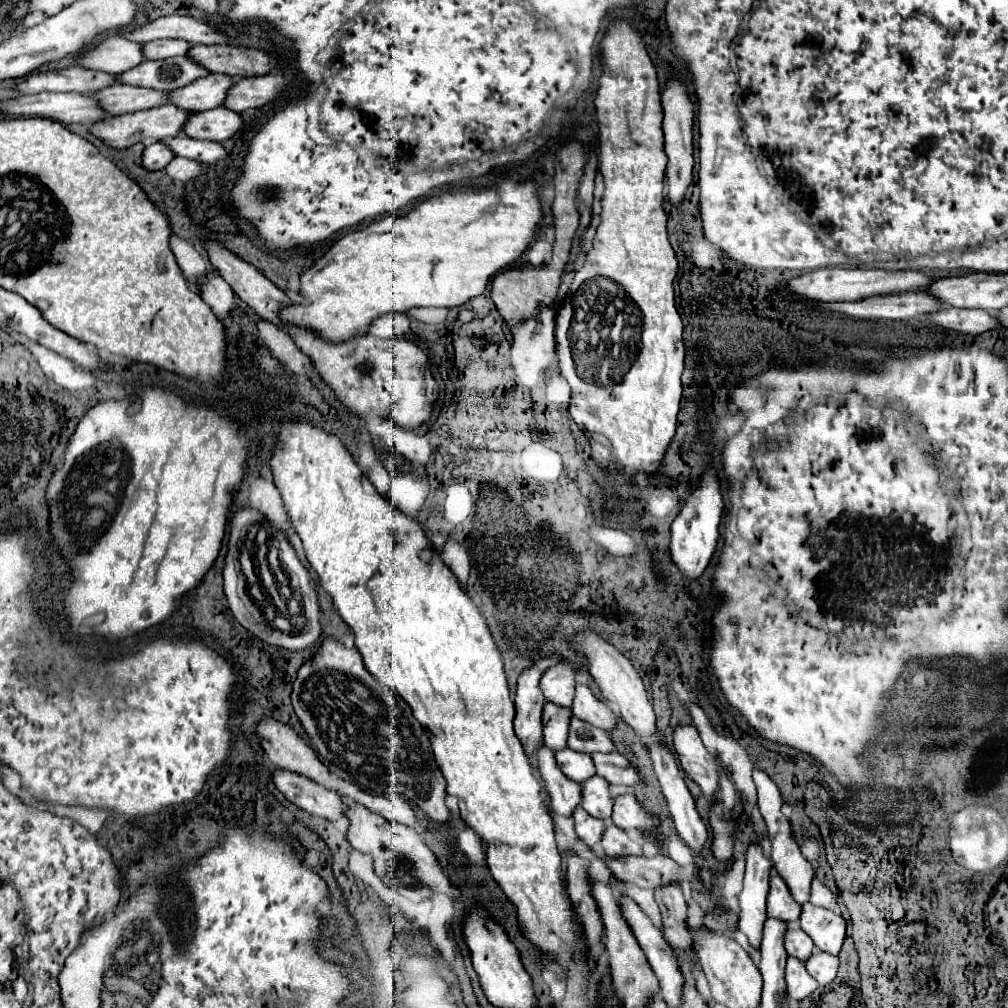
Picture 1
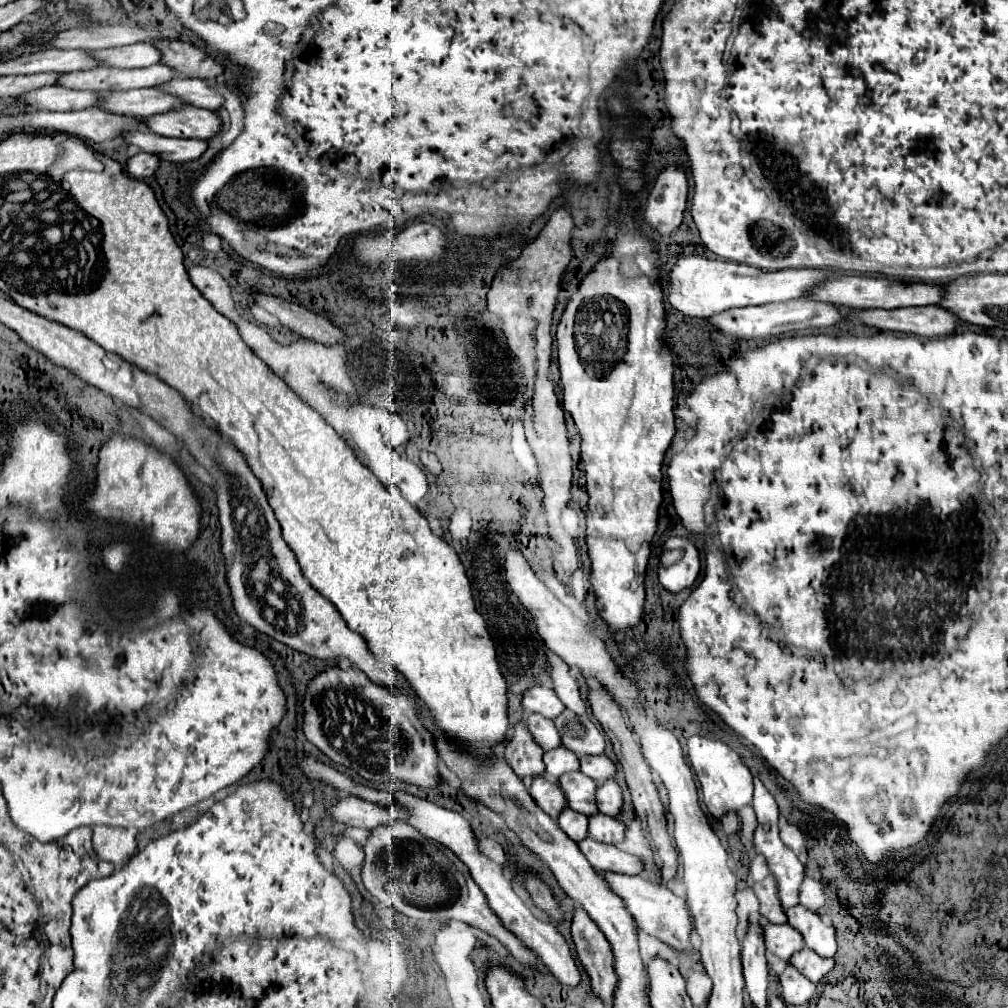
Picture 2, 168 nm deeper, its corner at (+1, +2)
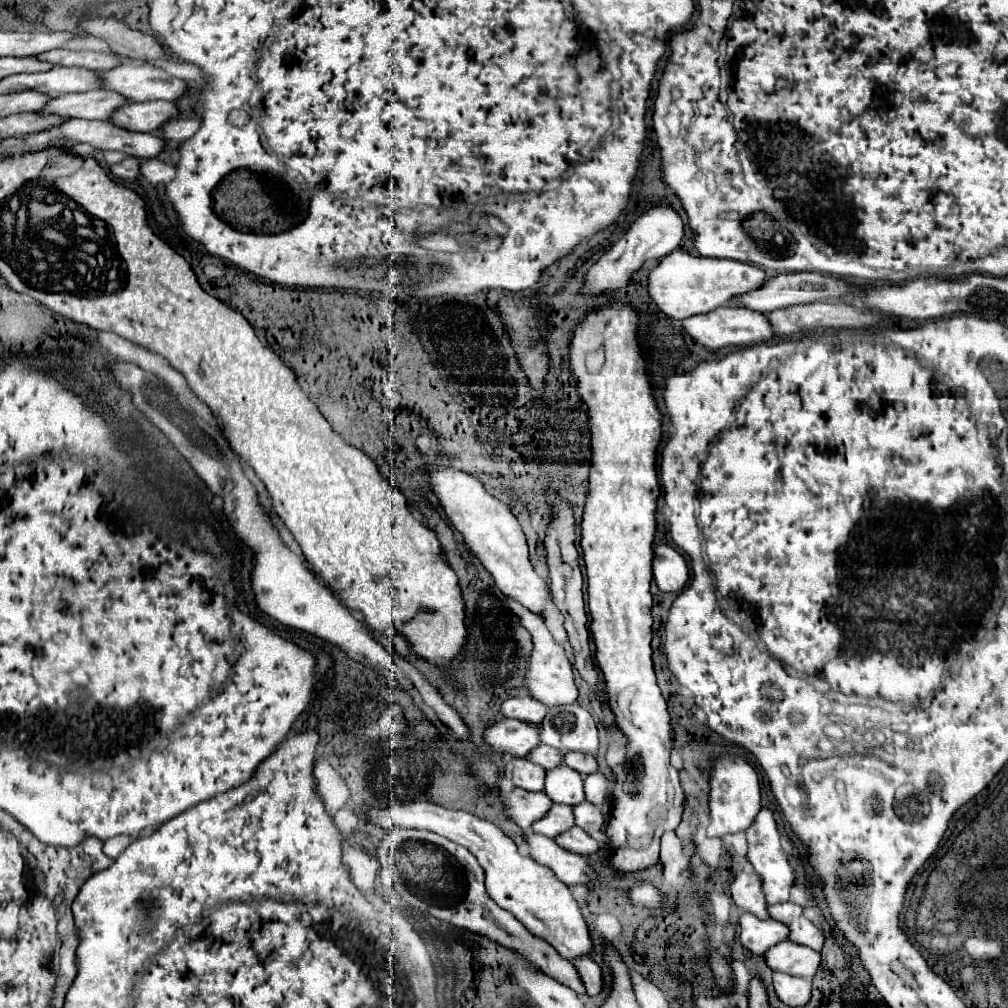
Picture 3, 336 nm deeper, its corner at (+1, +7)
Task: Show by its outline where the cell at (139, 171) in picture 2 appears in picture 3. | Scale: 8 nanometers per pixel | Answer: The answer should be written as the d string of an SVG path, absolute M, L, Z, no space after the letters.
M128 156L126 160L110 166L110 170L112 170L112 176L120 180L134 180L140 176L140 164L138 164L138 158L134 156Z

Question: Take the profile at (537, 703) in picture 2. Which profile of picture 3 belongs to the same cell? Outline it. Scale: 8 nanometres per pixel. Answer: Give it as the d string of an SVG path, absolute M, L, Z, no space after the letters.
M518 696L518 698L510 698L502 704L502 714L506 718L516 718L516 720L524 720L524 722L532 722L532 724L540 724L546 716L546 704L542 704L540 700L532 698L532 696Z

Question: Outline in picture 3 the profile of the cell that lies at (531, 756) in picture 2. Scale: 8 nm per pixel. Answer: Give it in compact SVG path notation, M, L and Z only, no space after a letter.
M510 756L510 764L506 764L504 774L514 786L530 790L530 792L540 792L546 770L526 760L526 756Z

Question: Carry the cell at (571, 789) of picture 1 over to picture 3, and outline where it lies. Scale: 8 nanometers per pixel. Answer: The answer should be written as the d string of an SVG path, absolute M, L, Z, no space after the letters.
M514 788L508 800L508 816L520 826L530 828L536 820L546 816L550 806L554 804L548 800L544 792L526 792L522 788Z

